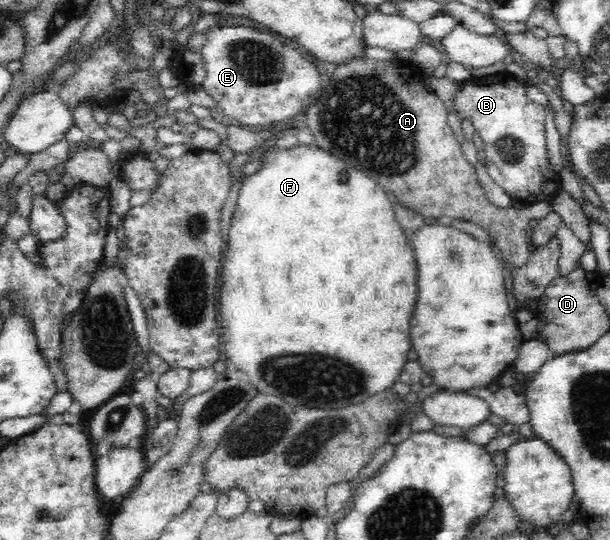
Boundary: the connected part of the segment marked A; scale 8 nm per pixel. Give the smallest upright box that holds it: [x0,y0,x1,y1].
[305,60,552,269]

